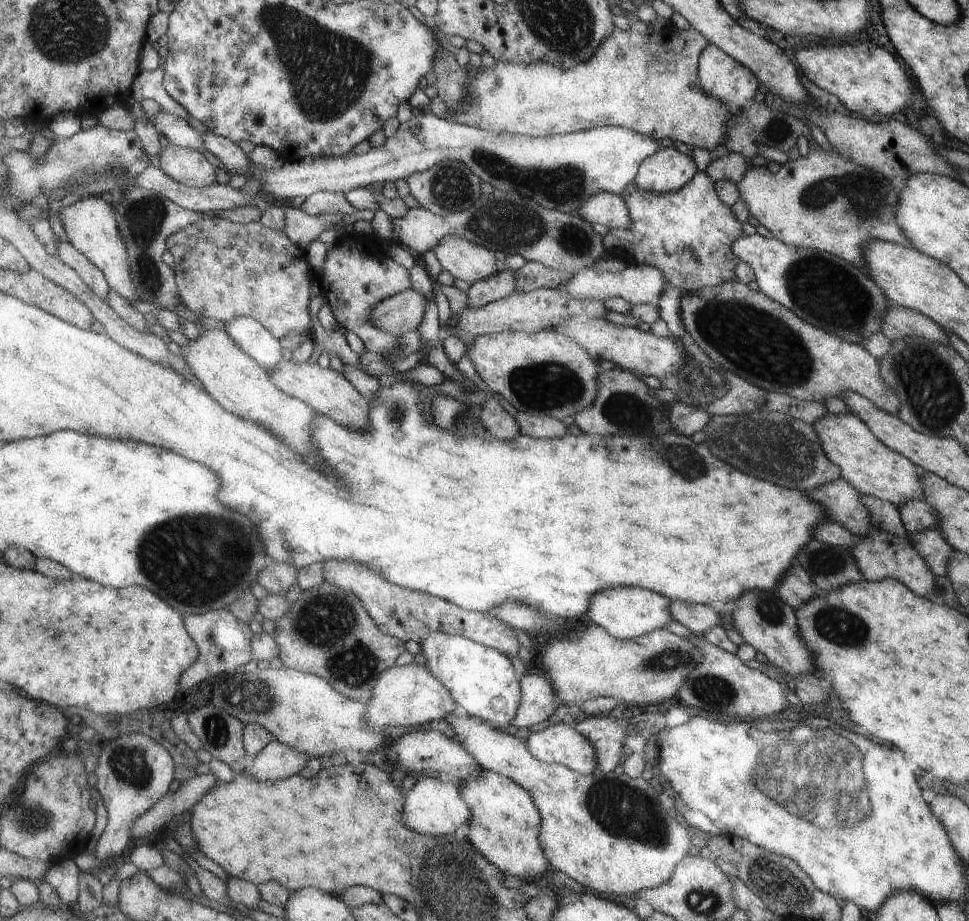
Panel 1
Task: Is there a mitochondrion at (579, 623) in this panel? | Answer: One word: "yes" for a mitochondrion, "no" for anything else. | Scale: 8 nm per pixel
no

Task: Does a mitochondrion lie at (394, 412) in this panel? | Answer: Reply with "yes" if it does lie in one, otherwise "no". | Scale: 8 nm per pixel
yes

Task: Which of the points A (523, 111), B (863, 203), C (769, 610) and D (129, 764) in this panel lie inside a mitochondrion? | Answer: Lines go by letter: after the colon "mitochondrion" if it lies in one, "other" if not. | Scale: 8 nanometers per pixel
A: other
B: mitochondrion
C: mitochondrion
D: mitochondrion

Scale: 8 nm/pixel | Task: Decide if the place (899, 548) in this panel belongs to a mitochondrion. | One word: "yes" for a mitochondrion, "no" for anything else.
no

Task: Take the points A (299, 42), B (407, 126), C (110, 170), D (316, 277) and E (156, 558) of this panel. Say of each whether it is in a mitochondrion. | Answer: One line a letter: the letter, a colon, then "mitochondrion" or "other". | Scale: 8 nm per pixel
A: mitochondrion
B: other
C: mitochondrion
D: other
E: mitochondrion

